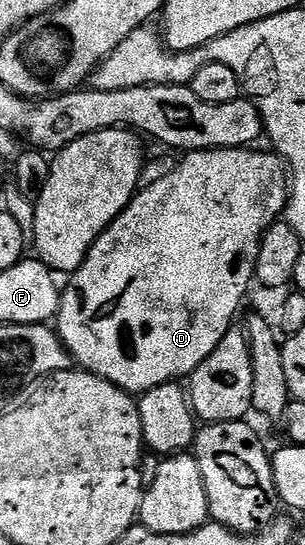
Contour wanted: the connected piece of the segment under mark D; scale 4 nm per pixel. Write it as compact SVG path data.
M258 148L245 149L197 149L186 154L187 157L178 162L176 169L165 179L158 180L148 189L139 189L135 198L127 204L127 209L112 223L101 236L91 244L89 255L81 263L77 272L70 274L71 281L62 290L59 298L59 312L57 314L57 332L63 340L64 347L71 352L72 362L78 368L87 370L88 373L97 375L117 387L121 387L132 395L148 393L153 387L170 385L180 379L190 378L191 372L225 339L225 335L233 327L231 321L247 288L255 281L255 264L257 251L263 238L263 233L269 226L275 224L284 216L289 196L289 173L285 168L284 158L274 151L258 153Z

